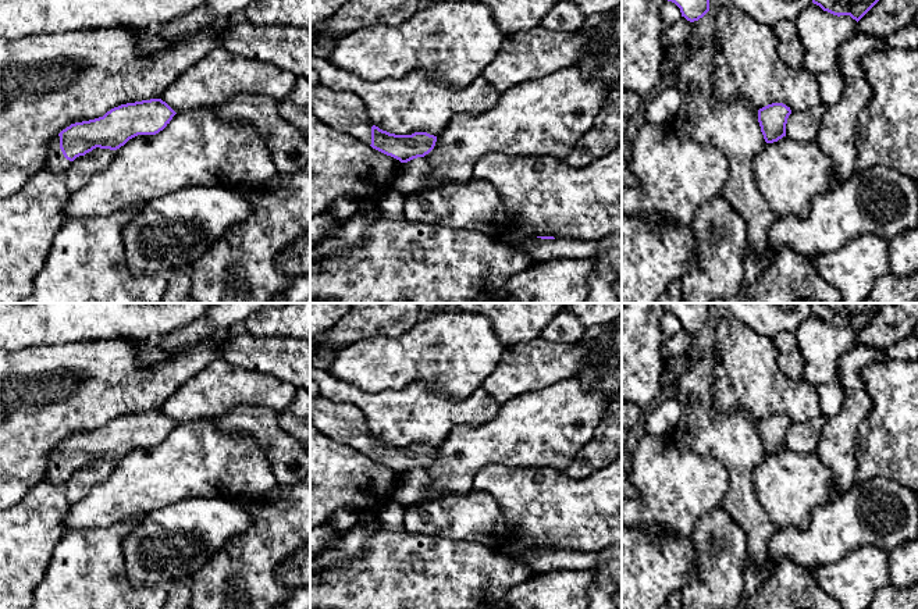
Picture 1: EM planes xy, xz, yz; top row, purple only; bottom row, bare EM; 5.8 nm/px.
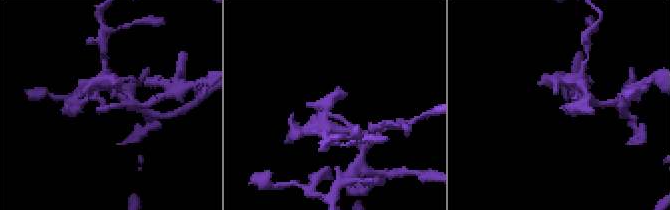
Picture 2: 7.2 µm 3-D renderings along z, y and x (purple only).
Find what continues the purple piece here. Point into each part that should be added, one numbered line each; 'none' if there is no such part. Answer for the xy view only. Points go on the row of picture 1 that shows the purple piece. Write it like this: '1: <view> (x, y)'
1: xy (54, 161)

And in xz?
1: xz (347, 111)

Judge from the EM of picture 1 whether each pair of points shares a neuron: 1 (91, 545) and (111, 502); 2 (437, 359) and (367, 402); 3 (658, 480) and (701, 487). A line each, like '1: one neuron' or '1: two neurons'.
1: two neurons
2: two neurons
3: one neuron

